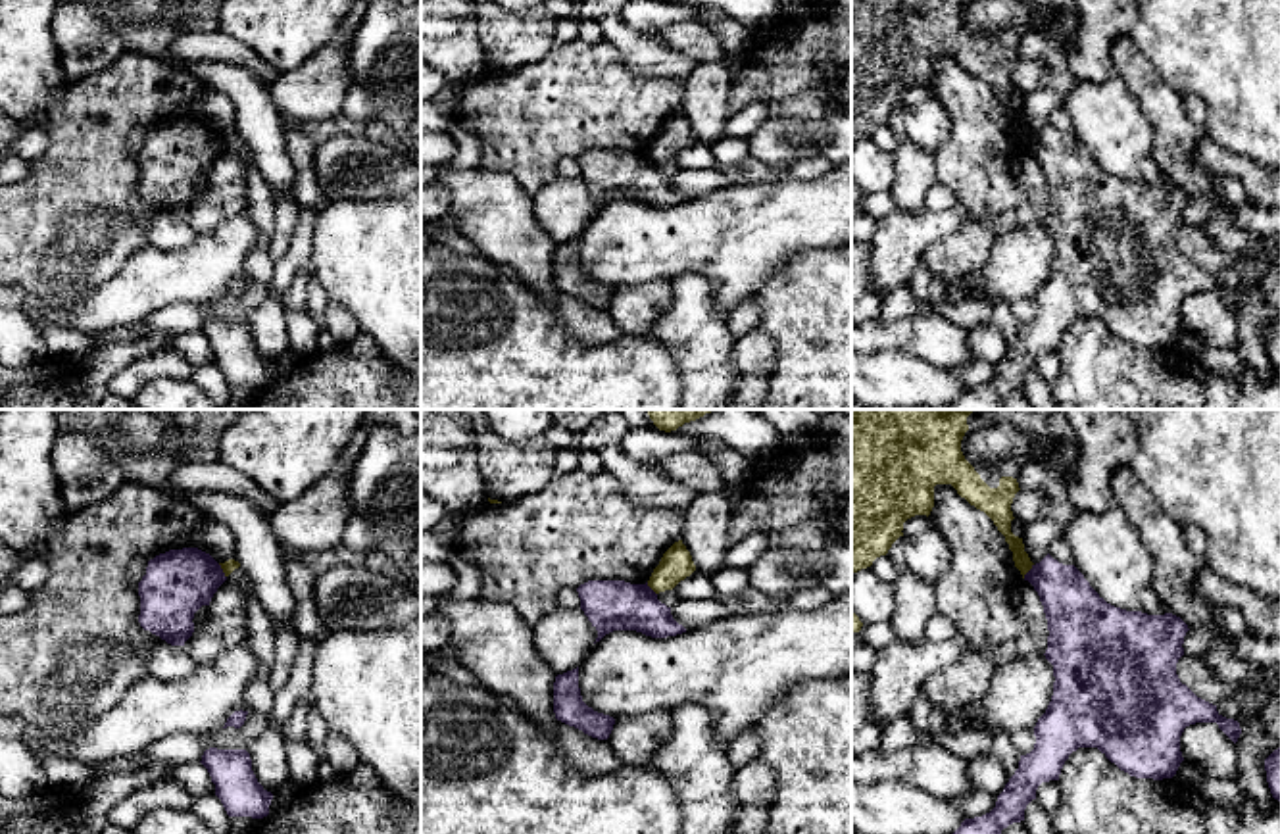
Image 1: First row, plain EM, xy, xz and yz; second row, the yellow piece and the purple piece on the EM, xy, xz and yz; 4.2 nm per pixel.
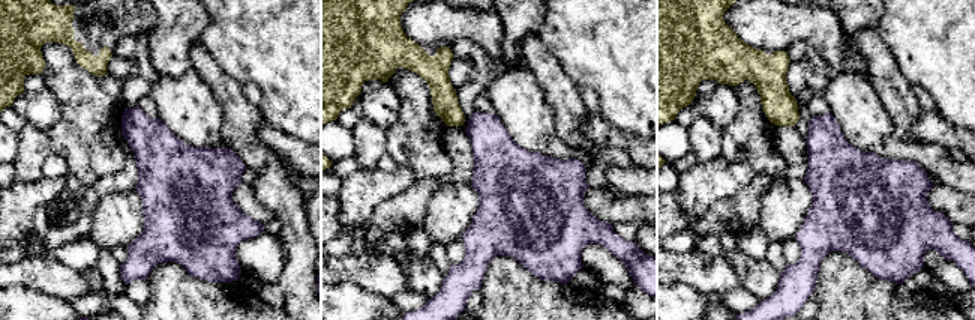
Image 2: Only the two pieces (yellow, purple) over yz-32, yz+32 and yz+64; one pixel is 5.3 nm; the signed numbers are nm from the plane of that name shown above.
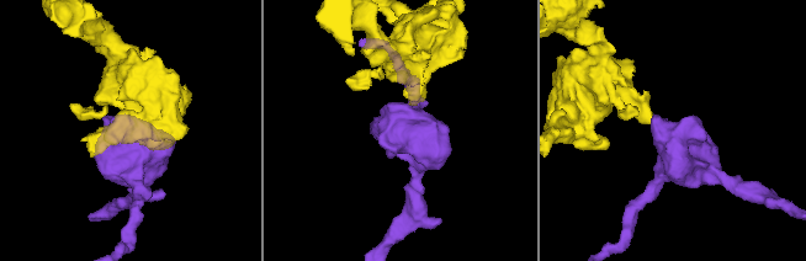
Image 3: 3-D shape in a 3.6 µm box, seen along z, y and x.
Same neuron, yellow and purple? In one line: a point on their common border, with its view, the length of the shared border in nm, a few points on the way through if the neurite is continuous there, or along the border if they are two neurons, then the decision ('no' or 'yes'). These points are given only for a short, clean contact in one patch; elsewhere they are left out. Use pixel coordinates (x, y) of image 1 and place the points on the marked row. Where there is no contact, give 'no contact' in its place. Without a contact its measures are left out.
contact yz (1029, 569); length 80 nm; border yz (1033, 564), (1023, 577); no

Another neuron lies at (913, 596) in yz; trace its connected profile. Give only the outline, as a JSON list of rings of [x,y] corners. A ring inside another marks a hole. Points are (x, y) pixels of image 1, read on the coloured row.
[[[901,571],[894,582],[896,609],[890,619],[894,640],[917,642],[924,636],[926,621],[936,613],[934,584],[909,571]]]

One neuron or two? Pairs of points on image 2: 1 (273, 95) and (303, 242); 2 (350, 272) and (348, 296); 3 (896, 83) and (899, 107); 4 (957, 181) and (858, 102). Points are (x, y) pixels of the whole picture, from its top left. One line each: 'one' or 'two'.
1: two
2: two
3: one
4: one

